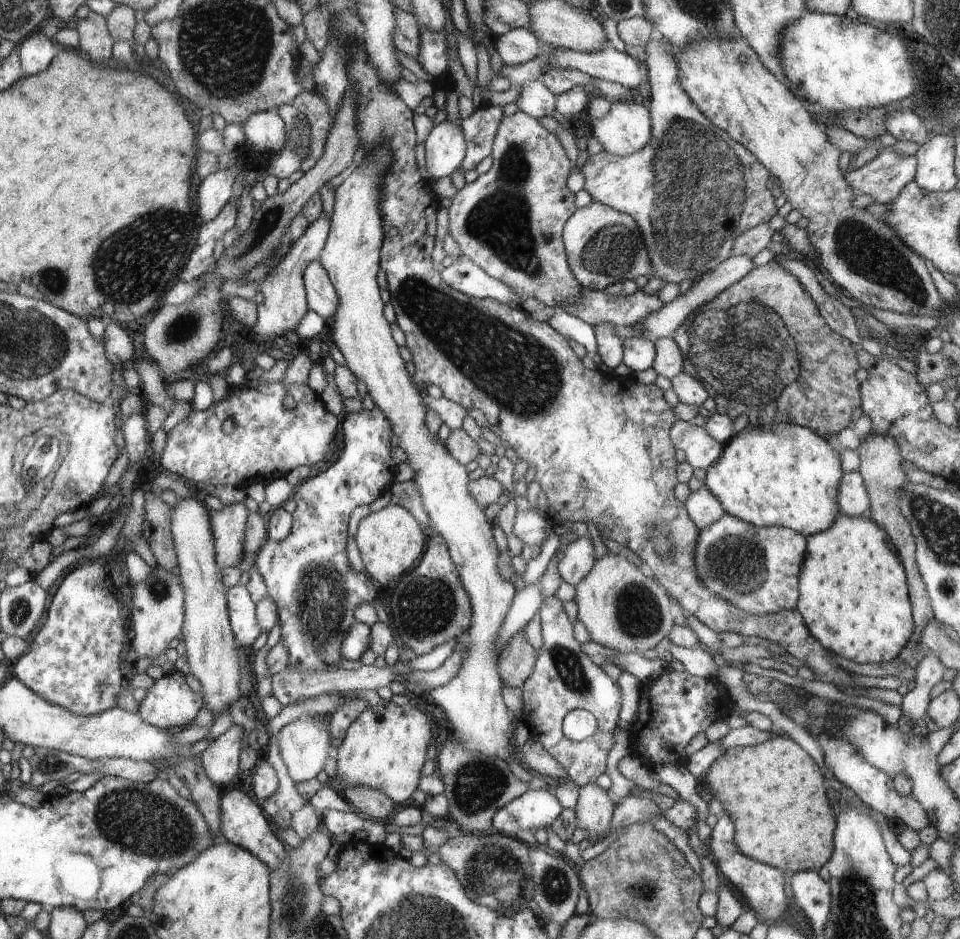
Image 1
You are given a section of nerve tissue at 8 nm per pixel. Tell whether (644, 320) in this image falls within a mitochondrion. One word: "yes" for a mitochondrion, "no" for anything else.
no

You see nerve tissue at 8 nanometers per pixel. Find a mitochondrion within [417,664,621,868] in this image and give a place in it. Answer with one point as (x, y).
(478, 787)

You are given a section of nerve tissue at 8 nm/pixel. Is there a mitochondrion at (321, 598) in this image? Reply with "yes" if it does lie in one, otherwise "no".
yes

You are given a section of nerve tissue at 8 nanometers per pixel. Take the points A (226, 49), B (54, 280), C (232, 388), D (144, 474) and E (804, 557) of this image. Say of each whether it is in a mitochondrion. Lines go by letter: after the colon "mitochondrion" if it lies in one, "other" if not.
A: mitochondrion
B: mitochondrion
C: other
D: other
E: other

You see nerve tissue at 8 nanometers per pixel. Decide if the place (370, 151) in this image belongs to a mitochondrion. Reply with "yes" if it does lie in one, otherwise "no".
no

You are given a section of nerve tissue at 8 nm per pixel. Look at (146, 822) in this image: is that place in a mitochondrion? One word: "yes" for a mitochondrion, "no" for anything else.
yes

